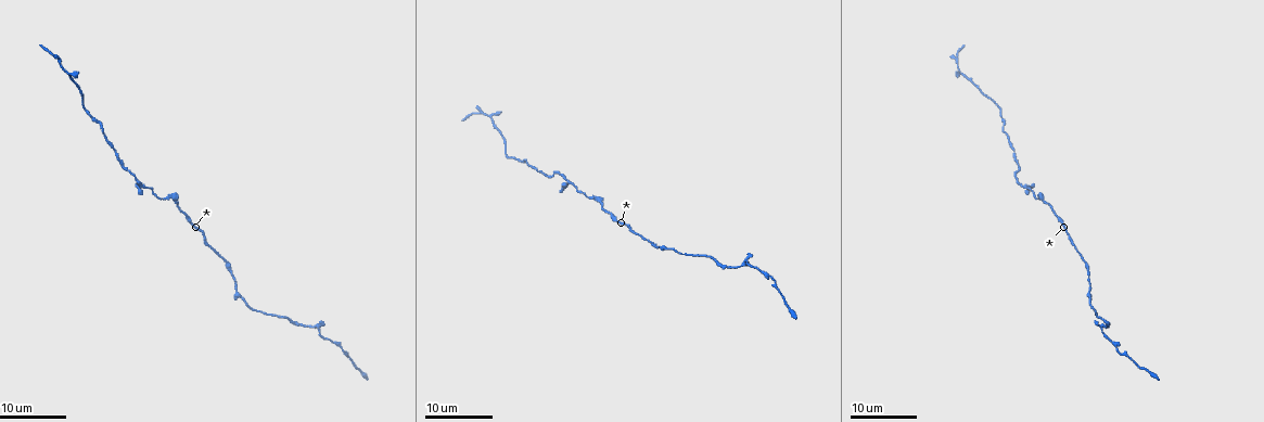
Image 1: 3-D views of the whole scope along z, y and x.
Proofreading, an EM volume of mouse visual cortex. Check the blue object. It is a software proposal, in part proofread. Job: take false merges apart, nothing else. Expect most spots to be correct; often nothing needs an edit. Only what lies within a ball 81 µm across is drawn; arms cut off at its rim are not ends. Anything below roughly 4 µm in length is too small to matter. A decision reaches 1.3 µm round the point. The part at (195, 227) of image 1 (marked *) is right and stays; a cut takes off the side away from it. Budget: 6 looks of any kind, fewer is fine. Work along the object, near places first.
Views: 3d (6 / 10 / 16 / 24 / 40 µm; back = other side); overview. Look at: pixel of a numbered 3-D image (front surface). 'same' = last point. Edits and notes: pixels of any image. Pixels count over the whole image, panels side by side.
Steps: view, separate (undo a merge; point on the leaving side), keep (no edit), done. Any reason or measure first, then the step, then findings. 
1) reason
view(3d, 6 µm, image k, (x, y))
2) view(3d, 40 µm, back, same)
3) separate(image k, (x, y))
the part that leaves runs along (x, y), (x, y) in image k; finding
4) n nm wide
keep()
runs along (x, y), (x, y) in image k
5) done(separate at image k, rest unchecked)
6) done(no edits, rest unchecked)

three arms meet
view(3d, 24 µm, image 1, (147, 187))

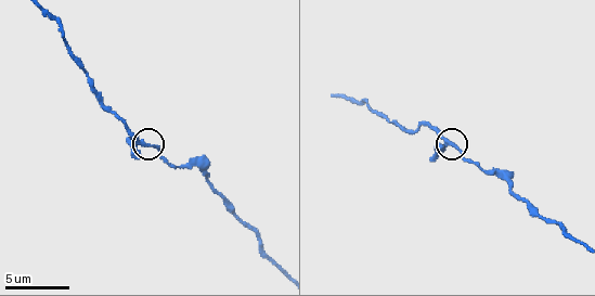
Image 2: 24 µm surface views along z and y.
view(3d, 6 µm, image 2, (150, 145))

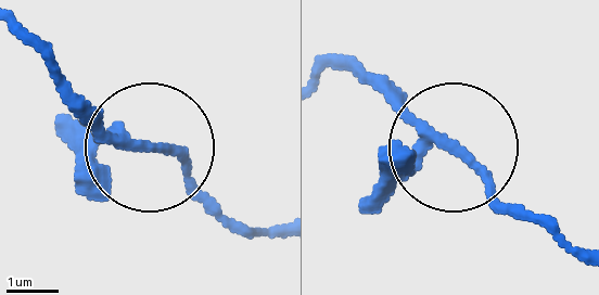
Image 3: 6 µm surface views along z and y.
3 arms
keep()
runs along (273, 229), (234, 216), (170, 155), (118, 138), (58, 77) in image 3; one neuron here

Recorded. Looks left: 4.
three-way junction
view(3d, 24 µm, image 1, (318, 331))

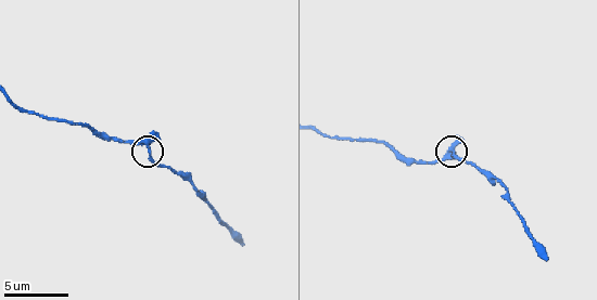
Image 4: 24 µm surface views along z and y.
view(3d, 10 µm, image 4, (151, 152))

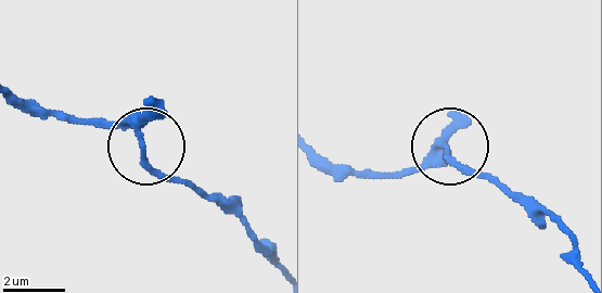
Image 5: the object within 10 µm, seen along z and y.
view(3d, 10 µm, back, image 5, (140, 147))

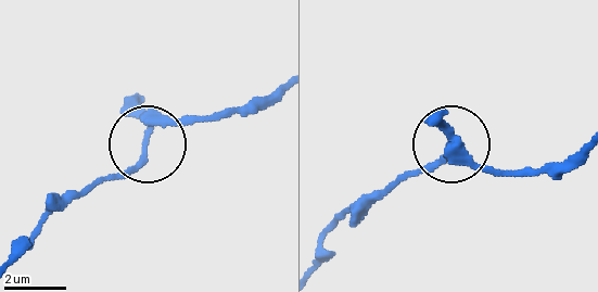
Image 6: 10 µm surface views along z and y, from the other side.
3 arms
keep()
all the same neuron

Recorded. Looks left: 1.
a narrow waist
view(3d, 6 µm, image 4, (498, 179))

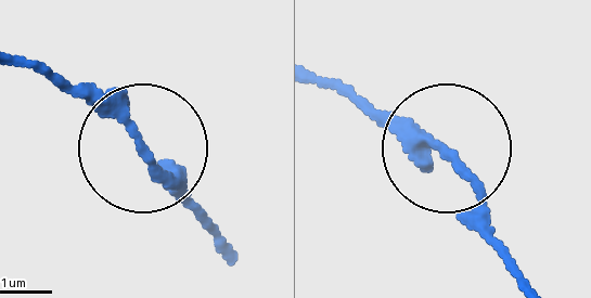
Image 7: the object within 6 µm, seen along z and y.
keep()
runs along (13, 56), (103, 113), (203, 224) in image 7; all the same neuron

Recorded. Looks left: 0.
done(no edits, rest unchecked)

